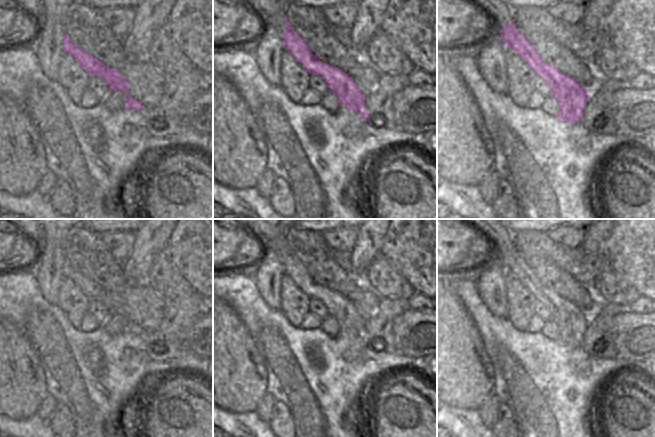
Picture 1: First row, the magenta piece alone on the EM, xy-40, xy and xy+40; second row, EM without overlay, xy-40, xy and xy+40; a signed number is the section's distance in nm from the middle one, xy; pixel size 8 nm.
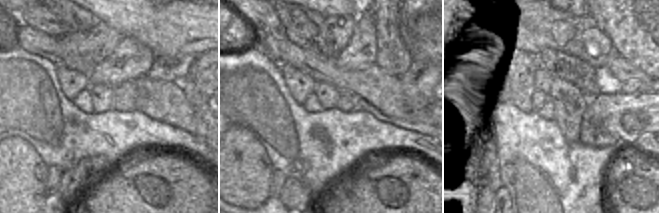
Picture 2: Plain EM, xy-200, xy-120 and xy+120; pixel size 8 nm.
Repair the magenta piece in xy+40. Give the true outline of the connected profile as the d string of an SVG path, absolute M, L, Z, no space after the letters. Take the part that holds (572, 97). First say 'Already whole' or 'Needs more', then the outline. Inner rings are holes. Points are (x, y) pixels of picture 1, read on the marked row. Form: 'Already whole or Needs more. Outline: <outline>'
Needs more. Outline: M472 0L496 24L502 33L505 49L514 51L550 88L551 95L559 102L557 118L570 125L581 123L589 92L573 78L545 62L535 46L517 29L513 16L518 7L510 7L504 0Z

